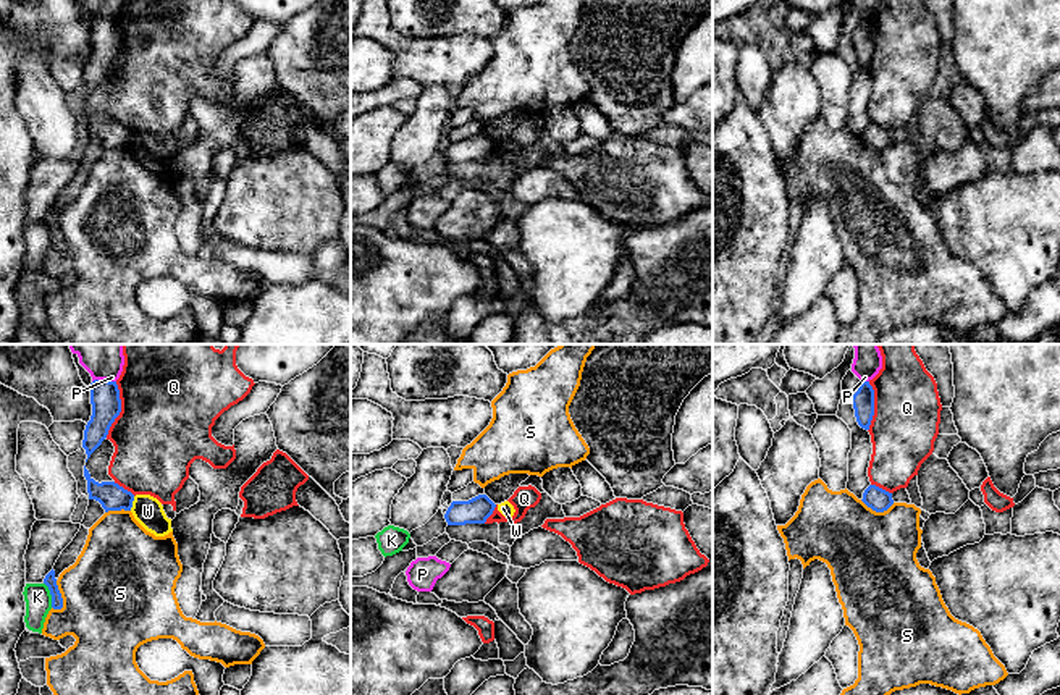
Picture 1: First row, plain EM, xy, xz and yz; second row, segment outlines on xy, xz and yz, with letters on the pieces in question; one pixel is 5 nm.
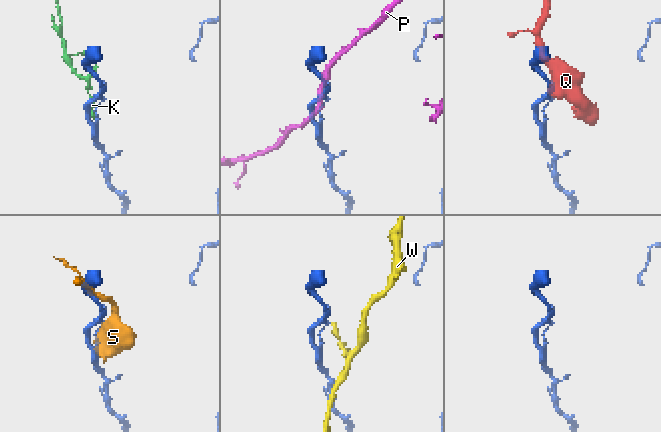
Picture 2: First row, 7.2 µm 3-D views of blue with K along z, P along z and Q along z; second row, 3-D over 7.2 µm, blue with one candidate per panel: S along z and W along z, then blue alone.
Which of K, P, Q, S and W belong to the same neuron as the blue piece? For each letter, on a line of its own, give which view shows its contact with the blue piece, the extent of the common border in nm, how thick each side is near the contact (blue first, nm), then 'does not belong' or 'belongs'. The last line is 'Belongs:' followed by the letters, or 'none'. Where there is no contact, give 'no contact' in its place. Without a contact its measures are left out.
K: xy | 130 nm | 60/130 nm | does not belong
P: xy | 120 nm | 150/240 nm | does not belong
Q: xy | 280 nm | 150/480 nm | does not belong
S: xy | 150 nm | 60/480 nm | does not belong
W: xy | 80 nm | 140/150 nm | does not belong
Belongs: none

